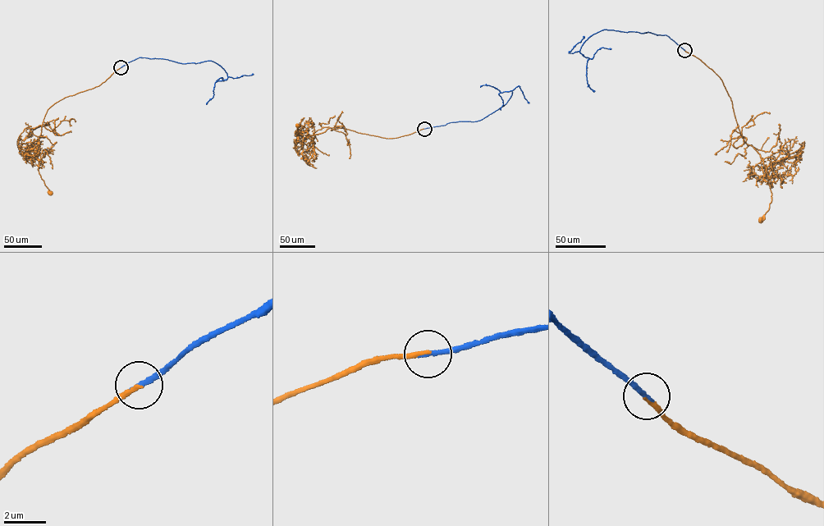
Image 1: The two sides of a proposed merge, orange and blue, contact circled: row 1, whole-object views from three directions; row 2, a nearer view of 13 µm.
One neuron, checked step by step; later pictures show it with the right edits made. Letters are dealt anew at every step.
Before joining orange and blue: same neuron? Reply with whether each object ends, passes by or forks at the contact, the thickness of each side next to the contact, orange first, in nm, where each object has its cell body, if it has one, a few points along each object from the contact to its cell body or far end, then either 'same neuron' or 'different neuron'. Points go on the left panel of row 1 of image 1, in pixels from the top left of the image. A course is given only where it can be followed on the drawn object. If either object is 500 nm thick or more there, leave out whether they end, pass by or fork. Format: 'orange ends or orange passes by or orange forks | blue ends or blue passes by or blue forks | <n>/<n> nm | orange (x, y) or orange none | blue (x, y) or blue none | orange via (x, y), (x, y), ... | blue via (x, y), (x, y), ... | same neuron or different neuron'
orange ends | blue ends | 200/260 nm | orange (50, 193) | blue none | orange via (121, 67), (99, 85), (66, 97), (48, 110), (36, 153), (40, 155), (38, 173), (50, 193) | blue via (121, 67), (140, 57), (184, 63), (212, 61), (224, 69), (227, 77), (215, 83), (213, 97), (206, 104) | same neuron

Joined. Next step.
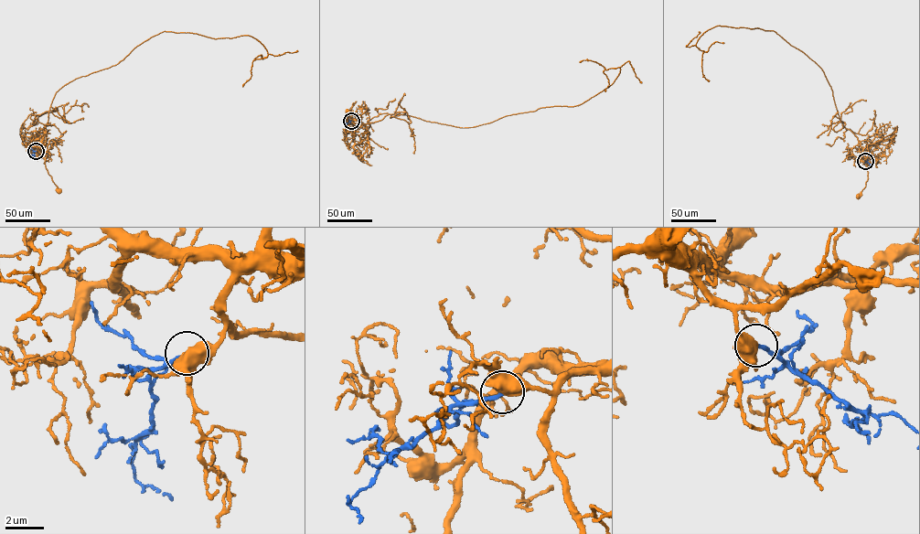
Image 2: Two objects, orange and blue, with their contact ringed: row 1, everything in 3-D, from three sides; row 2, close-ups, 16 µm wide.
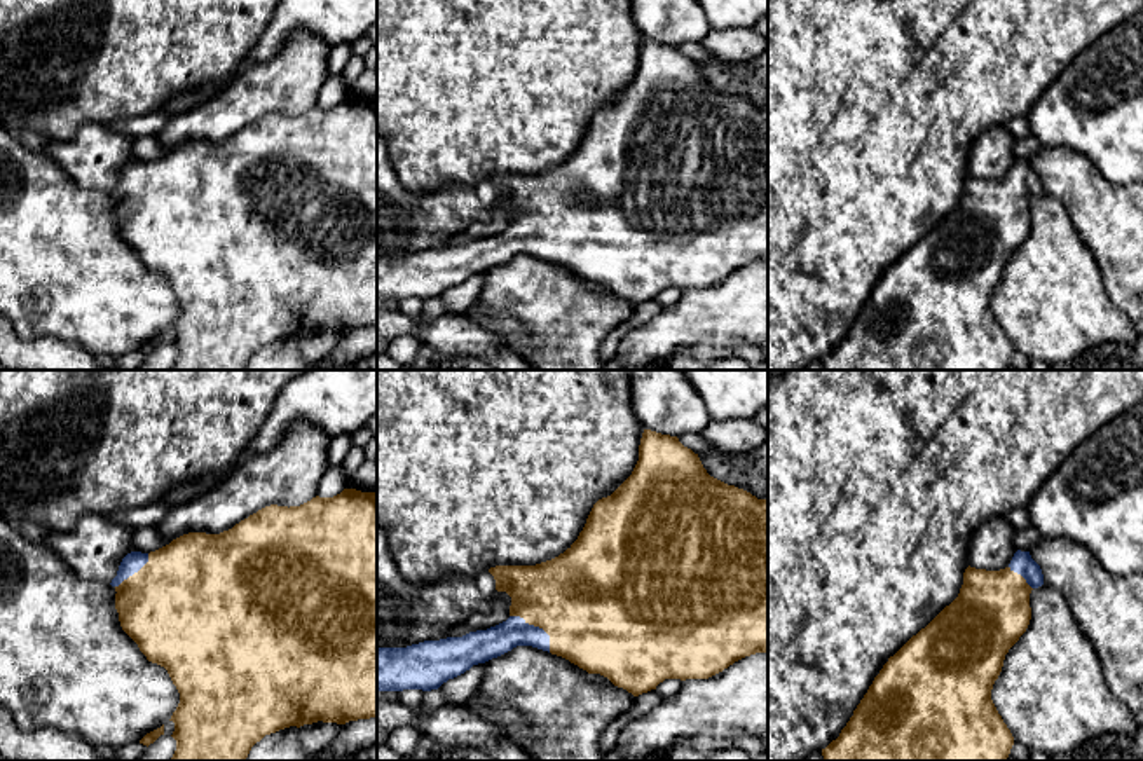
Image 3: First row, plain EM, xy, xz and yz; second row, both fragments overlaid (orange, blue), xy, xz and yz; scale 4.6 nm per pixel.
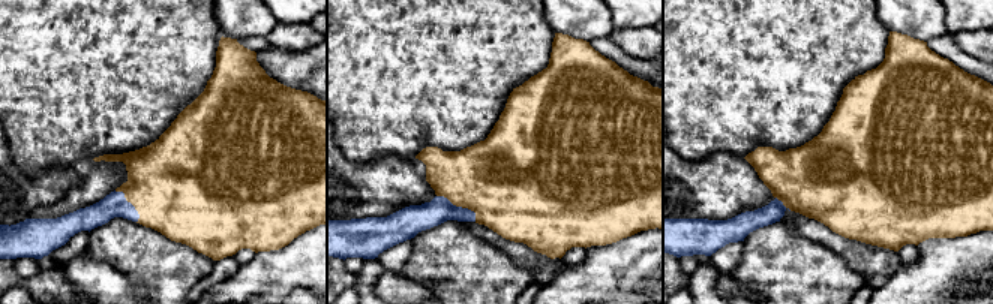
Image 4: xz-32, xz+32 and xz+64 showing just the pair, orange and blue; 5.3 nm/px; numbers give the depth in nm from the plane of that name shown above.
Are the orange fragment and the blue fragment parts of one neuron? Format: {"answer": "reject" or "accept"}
{"answer": "accept"}

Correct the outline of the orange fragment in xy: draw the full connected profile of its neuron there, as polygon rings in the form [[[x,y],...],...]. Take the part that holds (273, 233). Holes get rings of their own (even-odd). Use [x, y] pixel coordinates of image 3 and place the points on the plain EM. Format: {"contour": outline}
{"contour": [[[344,98],[333,106],[312,106],[311,110],[300,115],[277,115],[270,113],[248,127],[236,133],[232,138],[220,143],[206,141],[188,141],[169,154],[150,161],[131,161],[127,162],[117,180],[117,185],[110,192],[115,197],[115,218],[119,222],[119,230],[122,239],[138,253],[140,260],[147,265],[148,271],[164,276],[180,302],[180,312],[173,321],[171,328],[175,332],[173,347],[176,349],[176,360],[169,370],[246,370],[251,356],[260,351],[265,344],[276,342],[290,335],[304,335],[318,330],[346,333],[349,330],[377,326],[377,101],[361,101],[356,98]]]}

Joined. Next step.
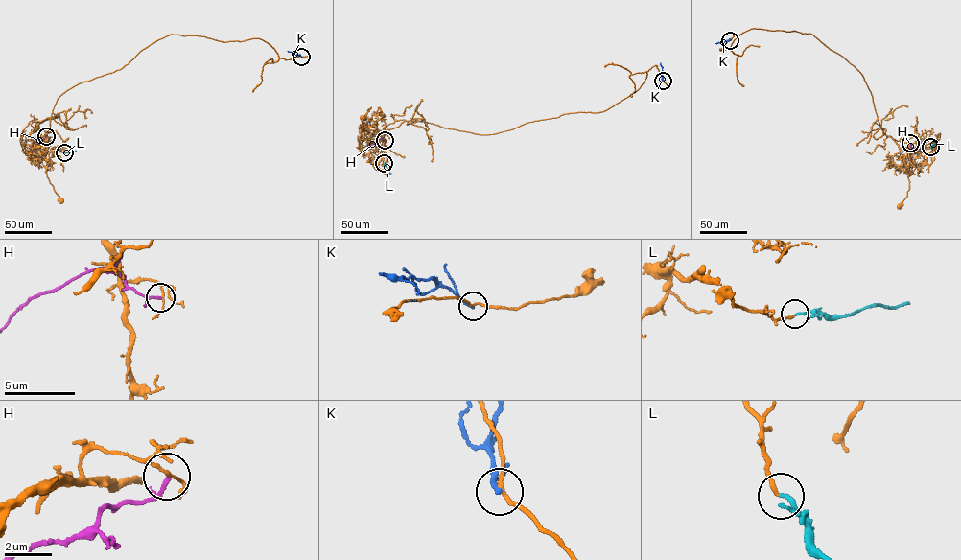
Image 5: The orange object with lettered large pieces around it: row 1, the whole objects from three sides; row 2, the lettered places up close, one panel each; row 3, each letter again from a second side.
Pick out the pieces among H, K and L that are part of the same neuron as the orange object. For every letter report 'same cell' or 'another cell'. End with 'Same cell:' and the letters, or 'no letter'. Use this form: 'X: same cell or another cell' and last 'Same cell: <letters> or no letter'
H: another cell
K: another cell
L: same cell
Same cell: L

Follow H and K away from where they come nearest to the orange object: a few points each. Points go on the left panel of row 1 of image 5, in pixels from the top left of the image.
H: (46, 137), (33, 144)
K: (301, 57), (288, 51)

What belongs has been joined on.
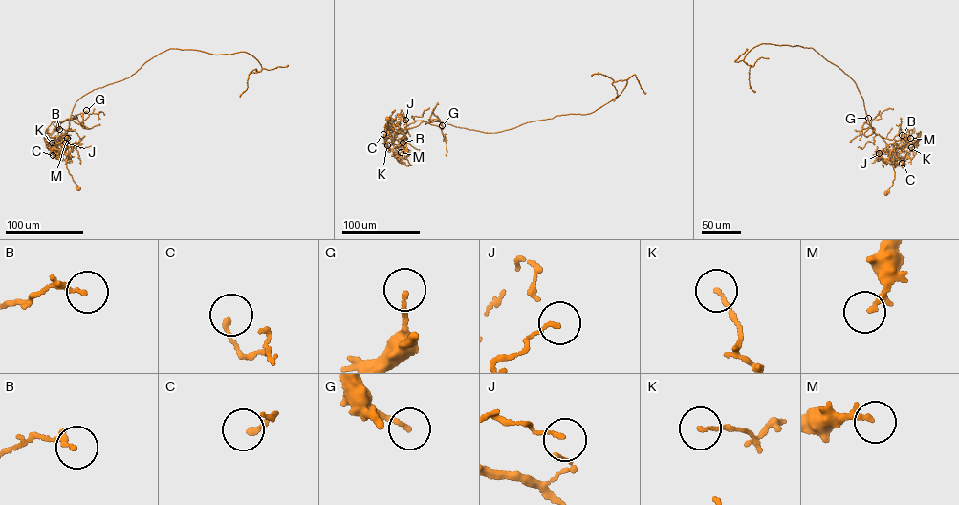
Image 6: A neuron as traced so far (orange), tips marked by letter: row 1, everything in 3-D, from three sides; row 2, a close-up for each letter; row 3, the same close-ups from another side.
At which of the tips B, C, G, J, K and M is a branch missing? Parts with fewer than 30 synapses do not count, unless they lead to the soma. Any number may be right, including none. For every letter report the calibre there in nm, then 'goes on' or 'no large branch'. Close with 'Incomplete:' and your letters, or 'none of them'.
B: 140 nm thick; no large branch
C: 160 nm thick; no large branch
G: 130 nm thick; no large branch
J: 90 nm thick; no large branch
K: 120 nm thick; no large branch
M: 170 nm thick; no large branch
Incomplete: none of them

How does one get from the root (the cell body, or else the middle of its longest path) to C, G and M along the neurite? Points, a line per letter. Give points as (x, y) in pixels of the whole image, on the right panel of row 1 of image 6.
C: (886, 193), (894, 178), (889, 157), (901, 160), (904, 163), (902, 163)
G: (886, 193), (894, 178), (892, 160), (885, 142), (864, 122), (868, 118)
M: (886, 193), (894, 178), (892, 160), (890, 156), (888, 158), (894, 152), (894, 142), (902, 138), (910, 138)

